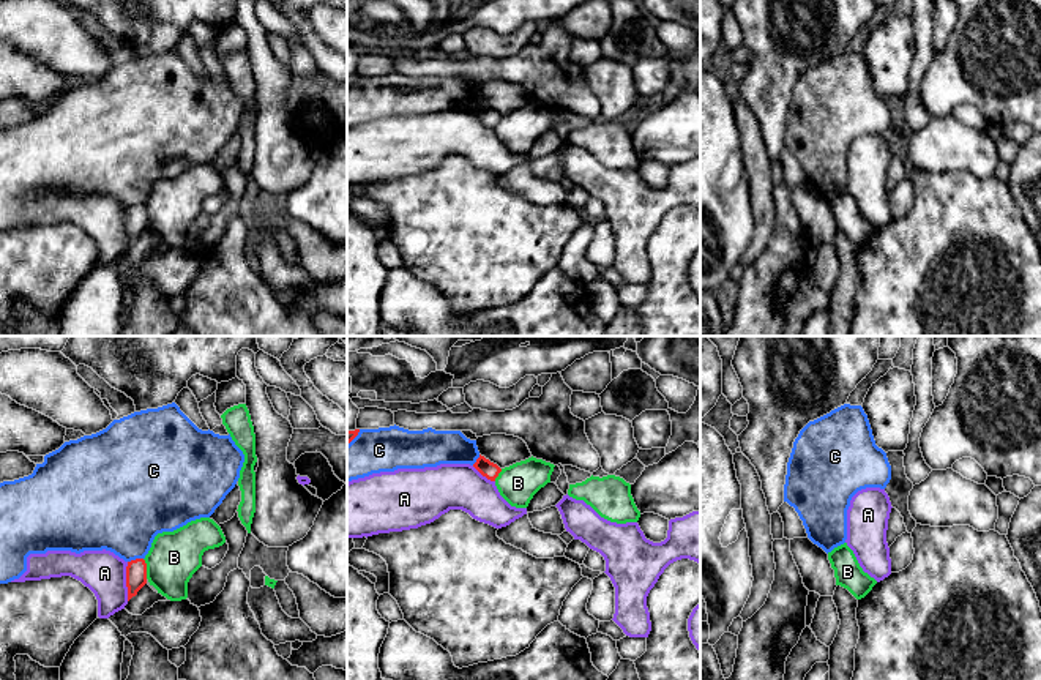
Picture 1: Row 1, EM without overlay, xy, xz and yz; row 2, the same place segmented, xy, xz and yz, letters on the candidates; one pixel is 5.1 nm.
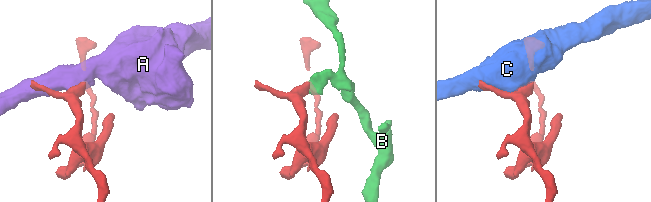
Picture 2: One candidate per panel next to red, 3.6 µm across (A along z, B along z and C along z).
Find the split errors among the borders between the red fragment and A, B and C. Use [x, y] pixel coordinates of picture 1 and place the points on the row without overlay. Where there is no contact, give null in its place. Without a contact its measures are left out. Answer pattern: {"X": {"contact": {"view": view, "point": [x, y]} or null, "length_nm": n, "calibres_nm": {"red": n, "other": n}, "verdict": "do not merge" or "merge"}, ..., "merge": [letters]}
{"A": {"contact": {"view": "xy", "point": [126, 227]}, "length_nm": 200, "calibres_nm": {"red": 110, "other": 220}, "verdict": "do not merge"}, "B": {"contact": {"view": "xy", "point": [145, 215]}, "length_nm": 110, "calibres_nm": {"red": 110, "other": 260}, "verdict": "do not merge"}, "C": {"contact": {"view": "xy", "point": [136, 205]}, "length_nm": 80, "calibres_nm": {"red": 110, "other": 400}, "verdict": "do not merge"}, "merge": []}

